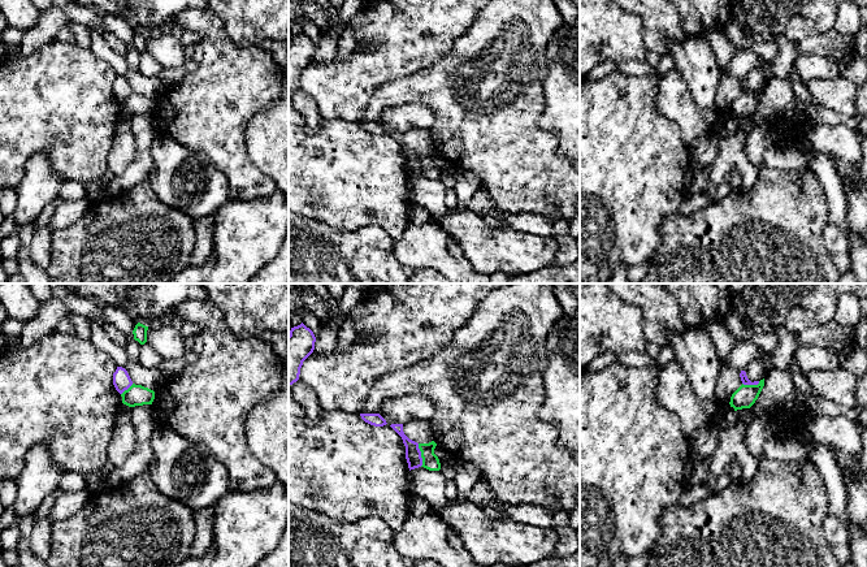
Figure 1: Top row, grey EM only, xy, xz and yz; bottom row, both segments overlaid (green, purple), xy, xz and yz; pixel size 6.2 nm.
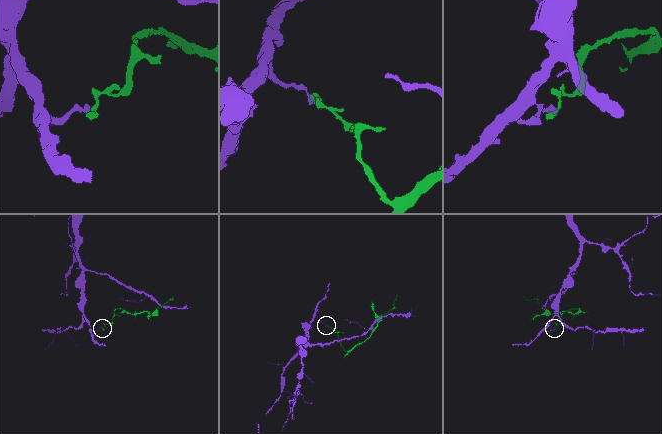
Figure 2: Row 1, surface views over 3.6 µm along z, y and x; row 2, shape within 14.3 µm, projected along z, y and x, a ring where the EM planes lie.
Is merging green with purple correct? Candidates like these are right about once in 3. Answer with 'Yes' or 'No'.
No

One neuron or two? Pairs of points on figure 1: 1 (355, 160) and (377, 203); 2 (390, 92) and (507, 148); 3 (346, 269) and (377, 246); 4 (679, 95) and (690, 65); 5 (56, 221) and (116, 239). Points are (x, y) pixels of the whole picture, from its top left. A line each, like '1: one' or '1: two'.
1: one
2: one
3: one
4: two
5: two

